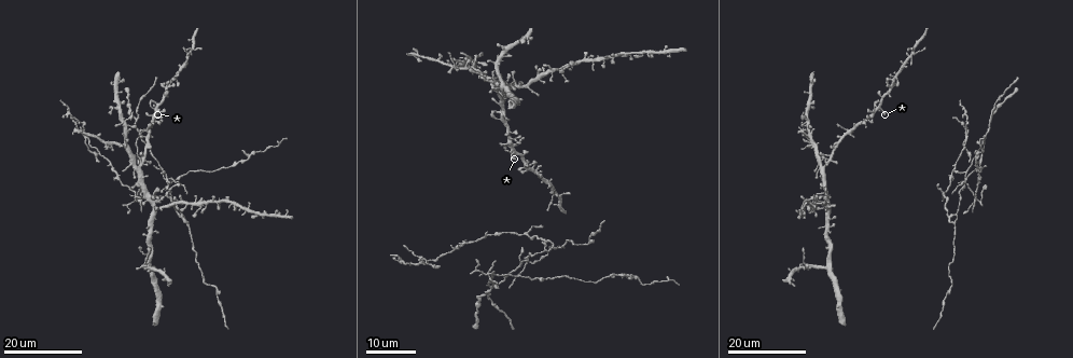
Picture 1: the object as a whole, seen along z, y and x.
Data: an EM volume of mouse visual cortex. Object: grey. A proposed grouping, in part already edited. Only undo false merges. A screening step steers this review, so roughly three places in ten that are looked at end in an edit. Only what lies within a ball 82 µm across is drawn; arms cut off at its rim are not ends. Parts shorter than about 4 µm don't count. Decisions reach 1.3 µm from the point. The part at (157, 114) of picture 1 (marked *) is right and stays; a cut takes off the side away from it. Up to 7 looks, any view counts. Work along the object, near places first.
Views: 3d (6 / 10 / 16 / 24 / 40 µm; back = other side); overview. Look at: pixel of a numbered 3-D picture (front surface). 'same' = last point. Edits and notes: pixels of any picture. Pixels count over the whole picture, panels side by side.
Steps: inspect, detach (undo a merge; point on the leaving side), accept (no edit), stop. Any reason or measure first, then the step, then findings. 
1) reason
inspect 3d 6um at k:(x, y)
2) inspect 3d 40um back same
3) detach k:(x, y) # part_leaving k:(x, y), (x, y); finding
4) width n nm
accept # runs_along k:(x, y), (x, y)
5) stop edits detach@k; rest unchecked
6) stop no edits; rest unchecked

inspect 3d 24um at 1:(504, 234)

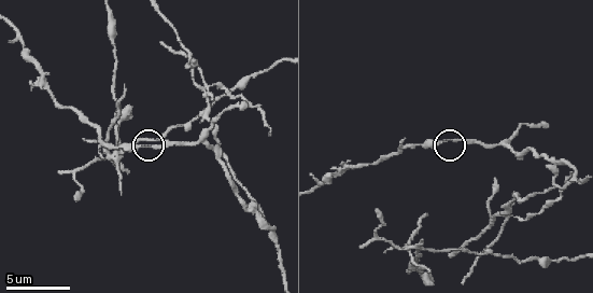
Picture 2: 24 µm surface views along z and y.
zoom in
inspect 3d 10um at 2:(145, 147)

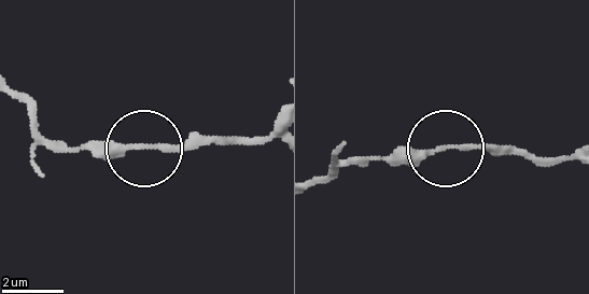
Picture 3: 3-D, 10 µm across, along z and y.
width 150 nm
accept # continuous, no second neuron

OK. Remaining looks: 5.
three arms meet
inspect 3d 6um at 2:(202, 144)

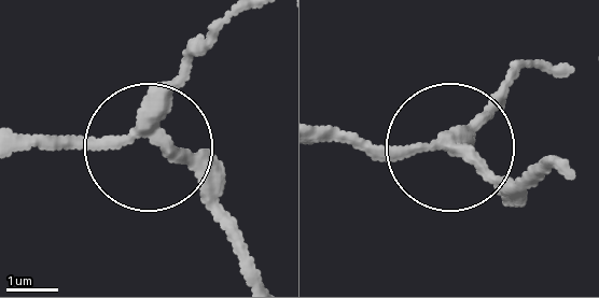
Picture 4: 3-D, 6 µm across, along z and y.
inspect 3d 6um back at 4:(152, 138)

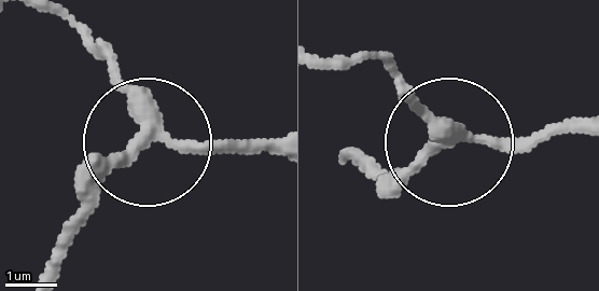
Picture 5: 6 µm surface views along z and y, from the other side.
accept # all the same neuron

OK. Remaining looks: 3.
inspect 3d 6um at 2:(557, 187)

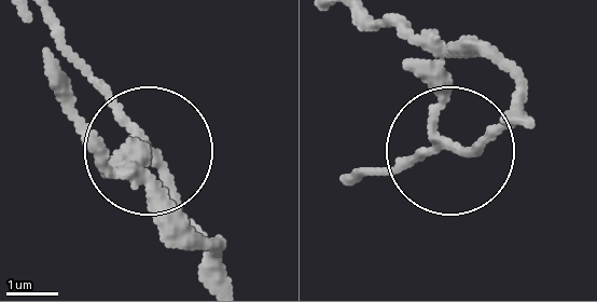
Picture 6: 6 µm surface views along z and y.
side_arm 37 um
accept # one neuron here

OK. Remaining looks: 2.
stop no edits; rest unchecked

